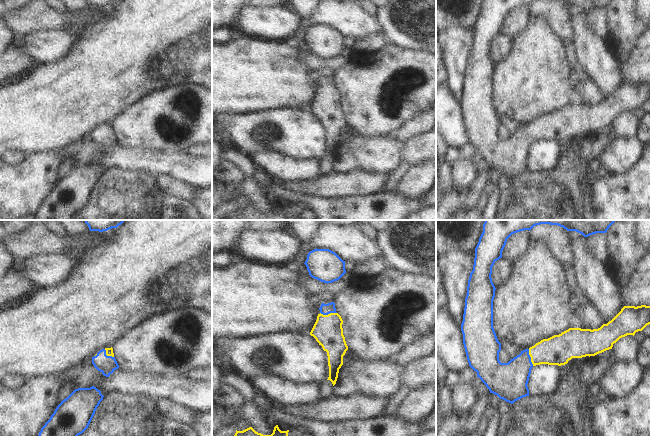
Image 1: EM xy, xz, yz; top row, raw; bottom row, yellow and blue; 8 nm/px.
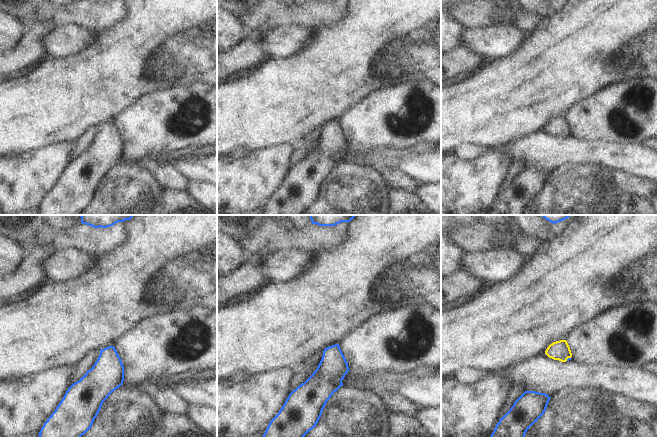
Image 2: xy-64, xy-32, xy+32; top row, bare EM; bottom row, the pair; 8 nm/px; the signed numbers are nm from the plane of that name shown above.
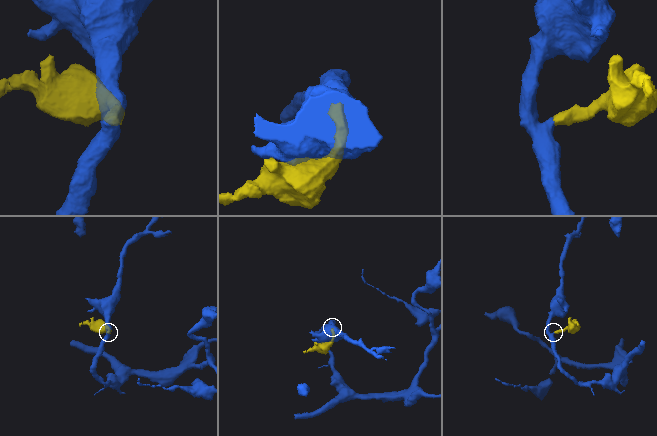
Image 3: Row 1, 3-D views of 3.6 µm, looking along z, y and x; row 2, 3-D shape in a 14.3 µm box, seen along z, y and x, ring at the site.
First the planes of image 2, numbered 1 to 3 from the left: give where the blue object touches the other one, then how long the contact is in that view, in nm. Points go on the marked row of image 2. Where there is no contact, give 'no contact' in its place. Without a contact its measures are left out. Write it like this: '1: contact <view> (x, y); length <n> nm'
1: no contact
2: no contact
3: contact xy+32 (568, 357); length 50 nm

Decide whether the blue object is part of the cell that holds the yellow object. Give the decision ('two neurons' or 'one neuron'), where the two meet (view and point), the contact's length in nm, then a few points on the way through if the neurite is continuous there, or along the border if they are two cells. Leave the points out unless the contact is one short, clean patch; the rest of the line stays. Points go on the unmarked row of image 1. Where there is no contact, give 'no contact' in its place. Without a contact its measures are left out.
one neuron; contact xz (328, 90); length 140 nm; way xz (327, 106), (328, 90), (325, 85)

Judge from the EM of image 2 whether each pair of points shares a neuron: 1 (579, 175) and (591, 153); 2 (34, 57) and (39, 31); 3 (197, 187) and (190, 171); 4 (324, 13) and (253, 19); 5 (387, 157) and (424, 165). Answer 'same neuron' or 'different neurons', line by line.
1: different neurons
2: same neuron
3: different neurons
4: same neuron
5: same neuron

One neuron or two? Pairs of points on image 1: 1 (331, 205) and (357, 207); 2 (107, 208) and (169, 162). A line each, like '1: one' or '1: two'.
1: one
2: two

